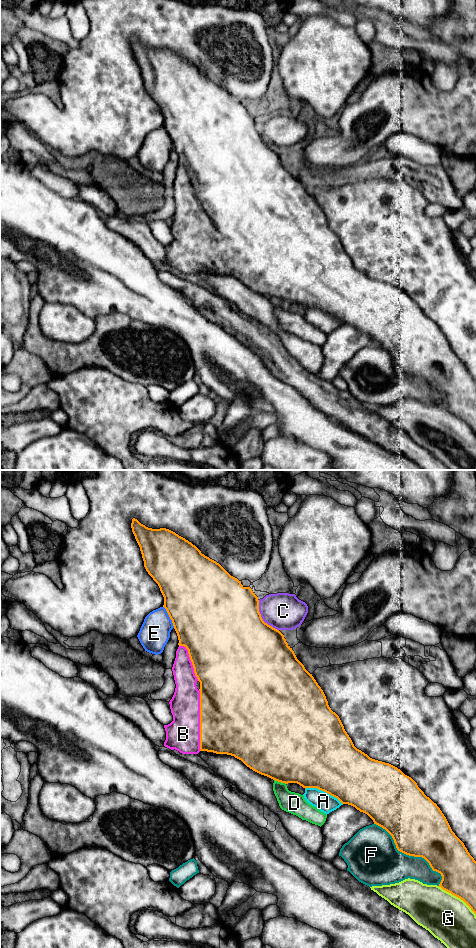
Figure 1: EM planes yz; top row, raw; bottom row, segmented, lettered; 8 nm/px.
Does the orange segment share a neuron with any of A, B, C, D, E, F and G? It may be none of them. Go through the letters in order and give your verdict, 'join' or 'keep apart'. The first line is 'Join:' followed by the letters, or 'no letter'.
Join: B
A: keep apart
B: join
C: keep apart
D: keep apart
E: keep apart
F: keep apart
G: keep apart

